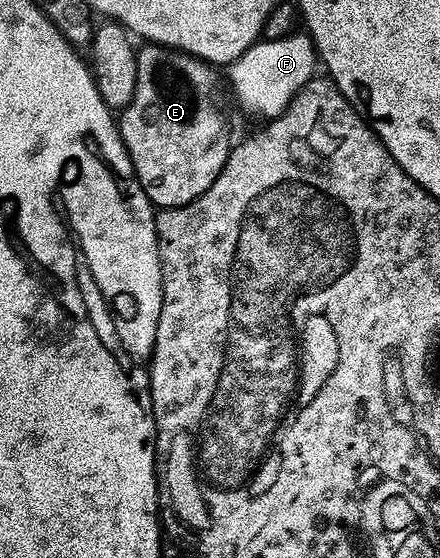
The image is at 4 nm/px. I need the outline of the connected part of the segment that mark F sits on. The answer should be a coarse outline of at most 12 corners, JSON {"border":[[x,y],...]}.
{"border":[[307,33],[261,38],[226,79],[246,110],[285,112],[317,74]]}

